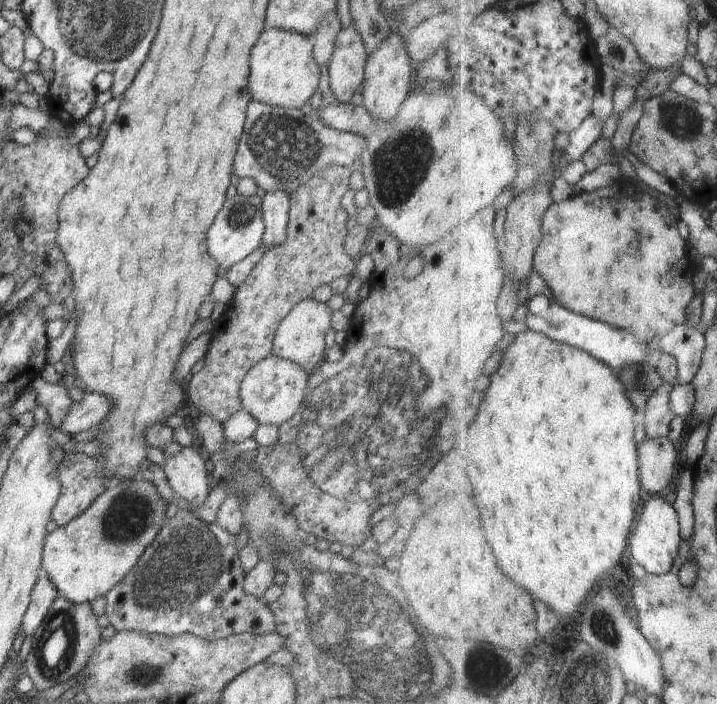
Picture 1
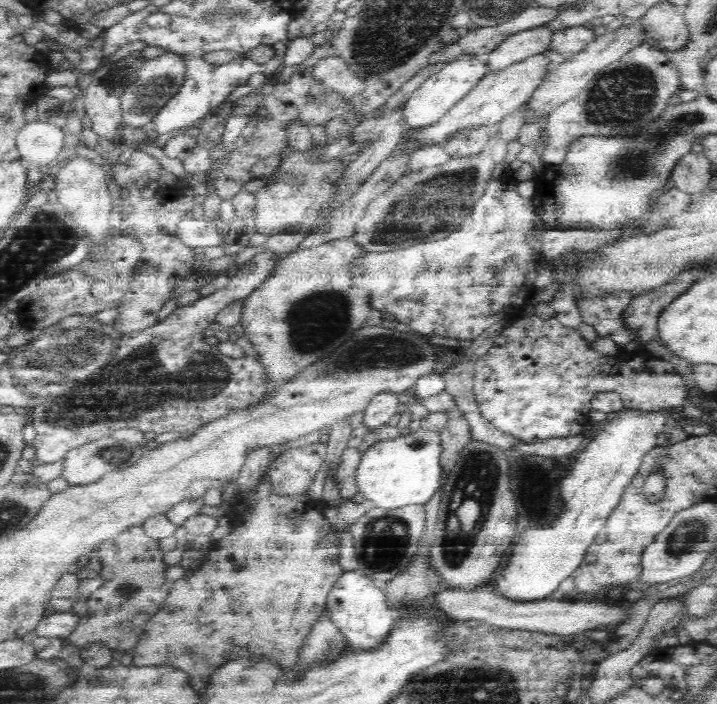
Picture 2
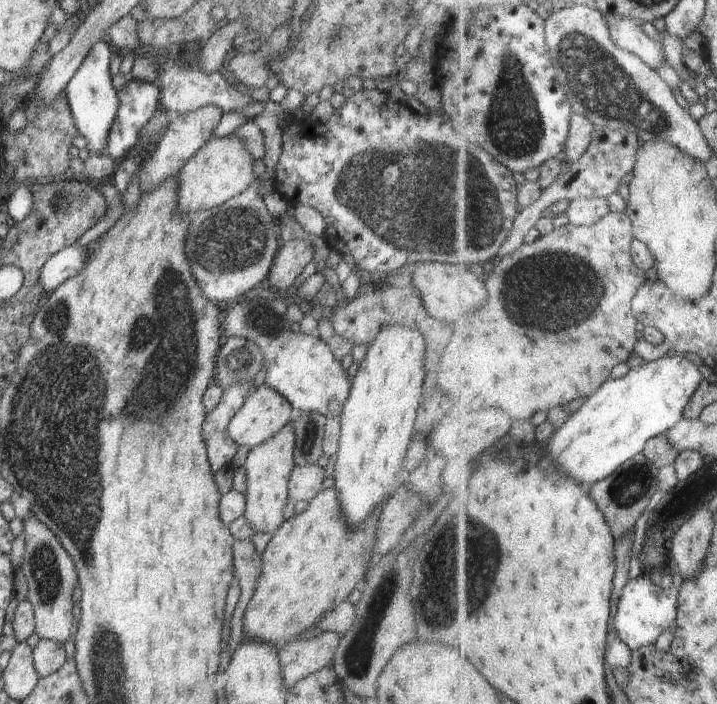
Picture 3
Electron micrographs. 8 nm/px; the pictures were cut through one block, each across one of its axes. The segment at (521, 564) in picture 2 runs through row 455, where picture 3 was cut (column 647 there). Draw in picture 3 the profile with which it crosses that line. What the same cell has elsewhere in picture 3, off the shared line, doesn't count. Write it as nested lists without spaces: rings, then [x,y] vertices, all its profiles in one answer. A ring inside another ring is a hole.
[[[644,574],[632,579],[624,588],[620,601],[620,610],[616,616],[617,635],[629,644],[633,651],[656,644],[668,630],[674,630],[677,626],[682,586],[683,584],[678,582],[678,588],[664,588]]]

